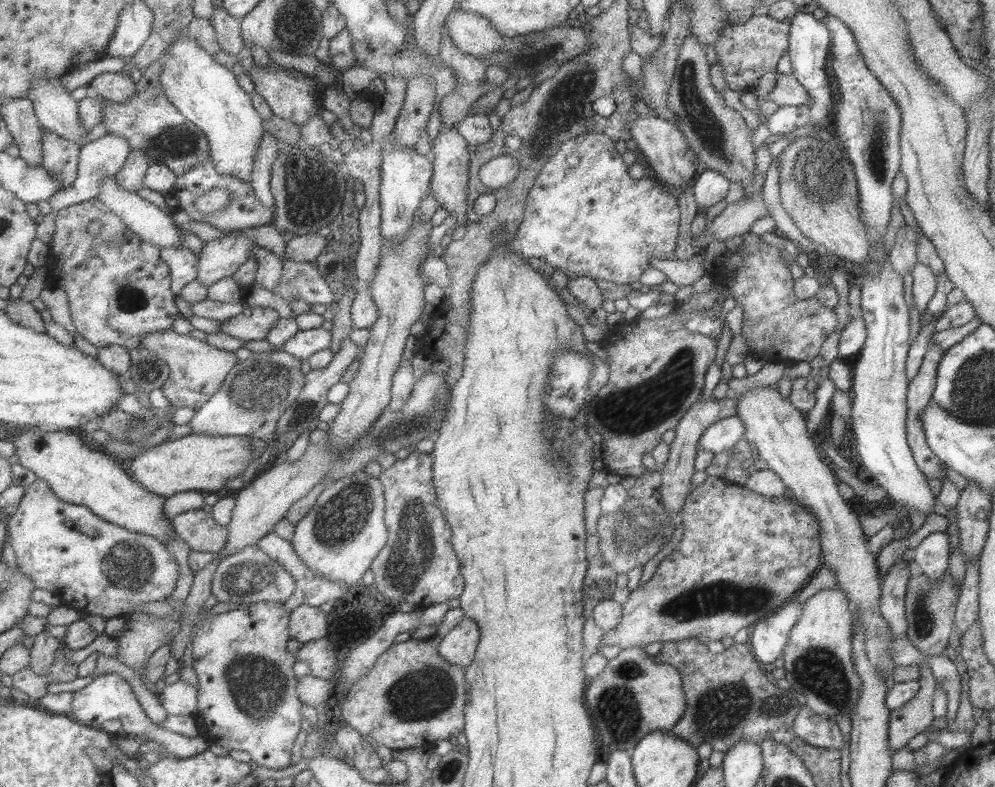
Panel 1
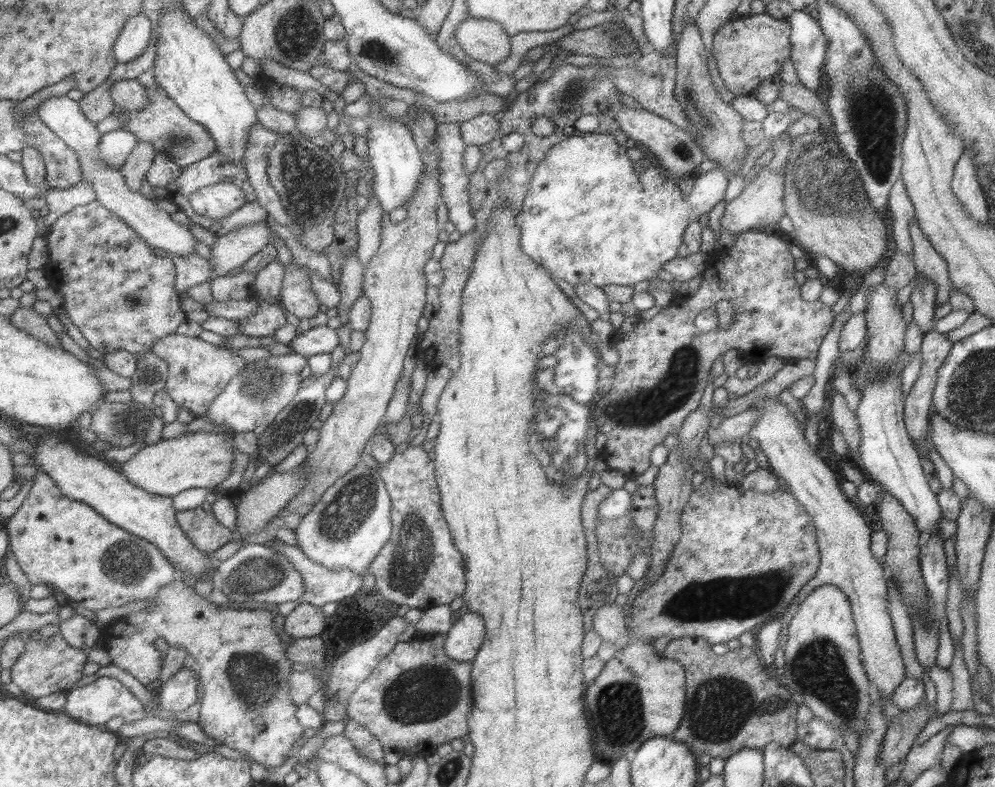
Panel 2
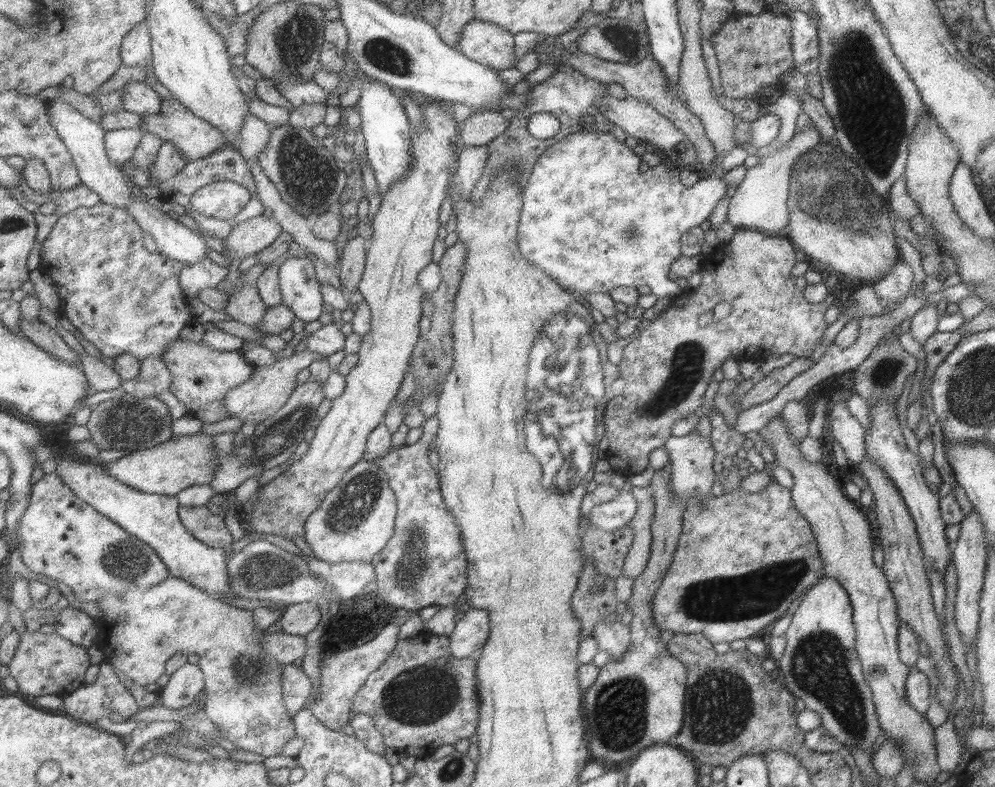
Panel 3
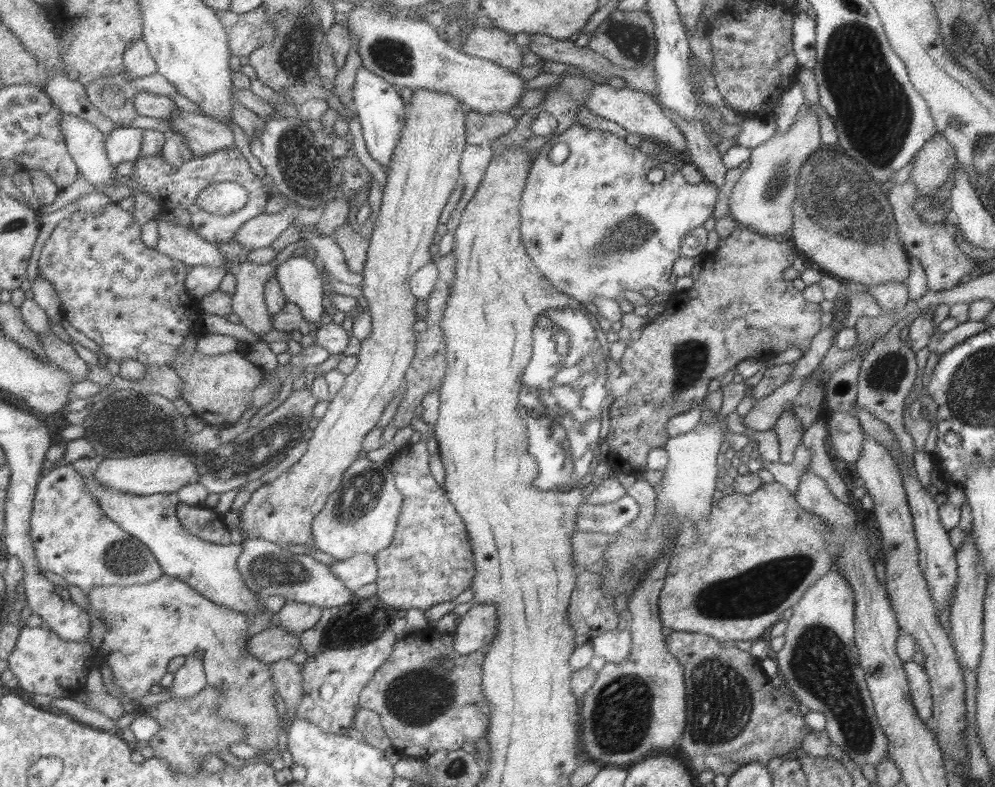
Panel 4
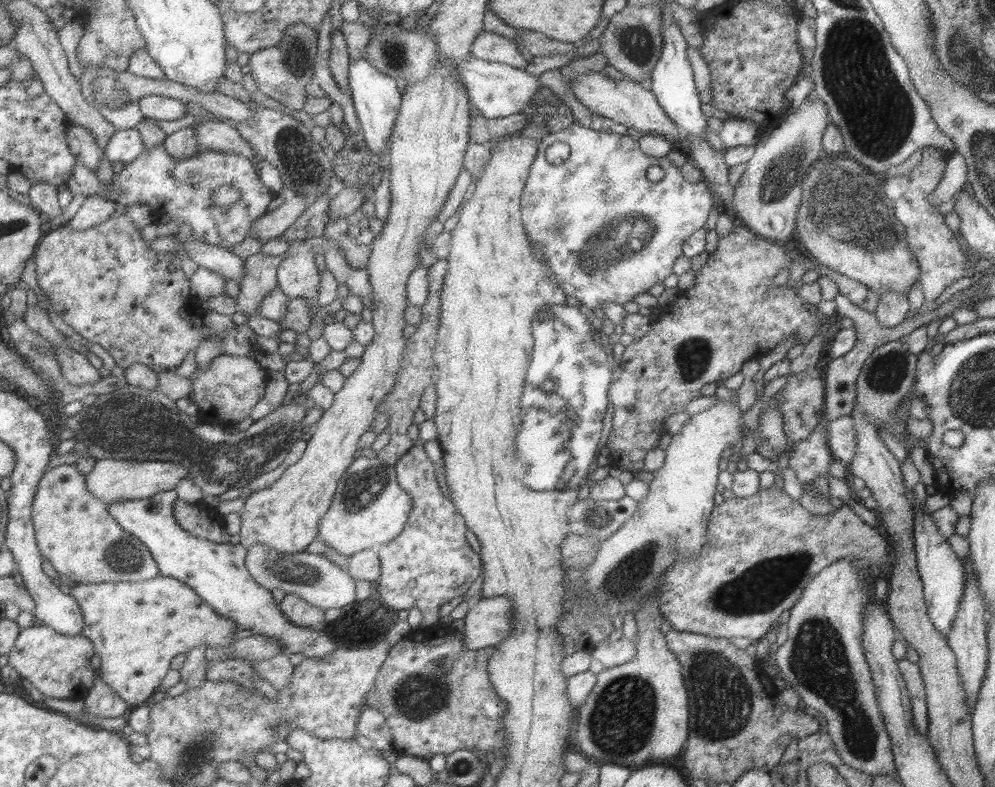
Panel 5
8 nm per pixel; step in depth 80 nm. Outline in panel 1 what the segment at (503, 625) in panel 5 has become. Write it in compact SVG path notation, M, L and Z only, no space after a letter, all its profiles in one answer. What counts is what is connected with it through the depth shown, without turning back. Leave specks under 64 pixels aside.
M463 617L450 629L437 645L437 652L455 667L467 667L472 661L479 638L476 622Z

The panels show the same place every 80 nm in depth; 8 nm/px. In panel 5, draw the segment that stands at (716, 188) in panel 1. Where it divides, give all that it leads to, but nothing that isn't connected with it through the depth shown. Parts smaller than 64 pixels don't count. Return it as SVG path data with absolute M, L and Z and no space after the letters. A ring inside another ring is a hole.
M577 122L571 123L559 132L554 132L553 134L544 133L542 141L537 145L536 158L531 163L520 202L523 231L525 231L527 239L533 243L533 249L537 251L537 255L543 259L545 265L549 266L549 271L553 273L556 285L563 291L565 296L573 297L579 304L585 304L589 309L599 308L601 303L606 302L622 305L624 302L635 300L637 296L647 293L647 290L654 284L662 283L665 277L672 274L675 259L682 255L683 240L687 236L691 236L695 230L702 228L711 209L717 207L712 192L709 191L709 187L702 179L697 180L695 184L693 180L691 182L683 180L677 166L674 166L673 163L671 164L665 157L647 156L644 152L641 152L638 142L633 141L628 134L619 135L598 131L597 129L593 130L583 127ZM553 142L564 142L570 148L568 158L558 165L545 161L545 148L553 144ZM649 166L659 166L663 169L664 175L659 182L651 183L645 178L645 170Z

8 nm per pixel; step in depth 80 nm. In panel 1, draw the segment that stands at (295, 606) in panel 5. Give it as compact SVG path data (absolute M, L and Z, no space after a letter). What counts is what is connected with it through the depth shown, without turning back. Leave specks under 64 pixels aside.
M299 605L290 610L288 635L299 643L323 638L327 634L325 613L318 607Z

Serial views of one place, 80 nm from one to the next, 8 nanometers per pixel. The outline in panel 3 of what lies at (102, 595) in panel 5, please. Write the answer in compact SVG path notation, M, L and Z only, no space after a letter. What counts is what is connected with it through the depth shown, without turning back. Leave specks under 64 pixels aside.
M169 576L160 584L154 584L150 588L141 590L140 588L134 588L129 592L126 592L123 596L120 594L106 594L99 602L98 606L103 616L97 619L100 626L100 633L98 636L97 644L105 650L107 661L106 666L115 667L119 672L125 675L125 678L131 680L131 684L135 686L143 686L143 688L153 688L155 683L164 674L164 666L168 661L168 658L175 653L183 653L184 655L197 654L200 658L199 666L201 671L204 672L204 690L205 698L203 701L203 713L206 715L206 719L215 724L215 727L219 729L220 737L233 743L237 749L246 751L247 753L253 753L261 755L265 758L275 757L281 755L281 751L285 750L286 743L295 737L295 728L293 728L293 717L287 714L287 708L283 704L283 694L281 694L281 664L277 664L275 659L268 655L262 647L263 630L255 626L253 621L253 615L249 610L239 609L229 605L227 602L223 602L217 598L209 596L200 587L193 586L192 583L185 582L185 579L179 577Z

